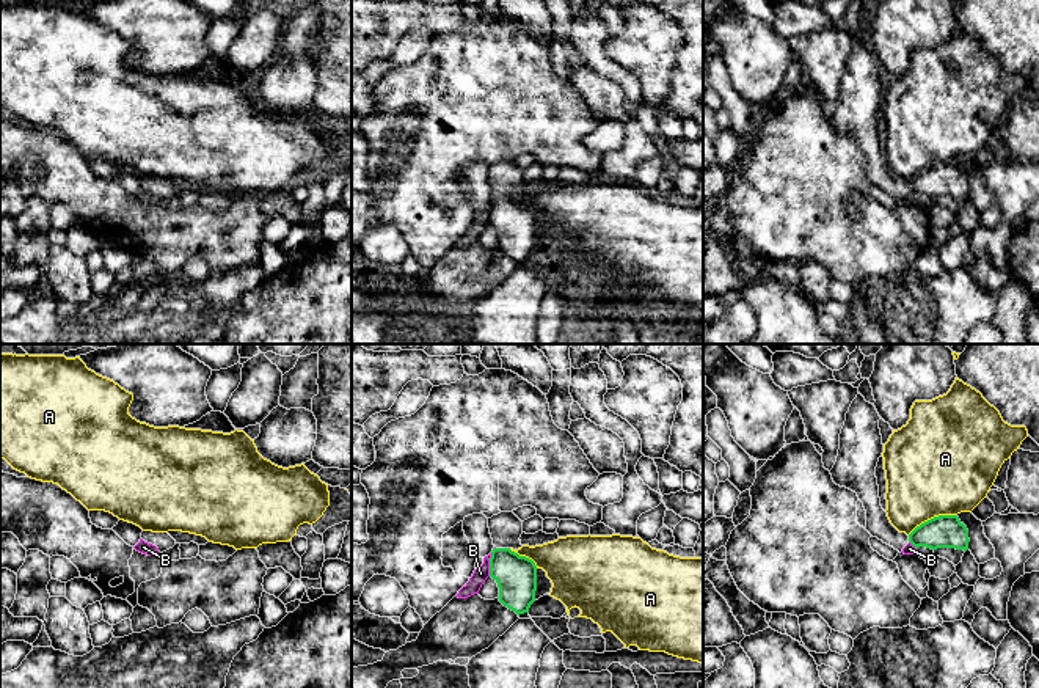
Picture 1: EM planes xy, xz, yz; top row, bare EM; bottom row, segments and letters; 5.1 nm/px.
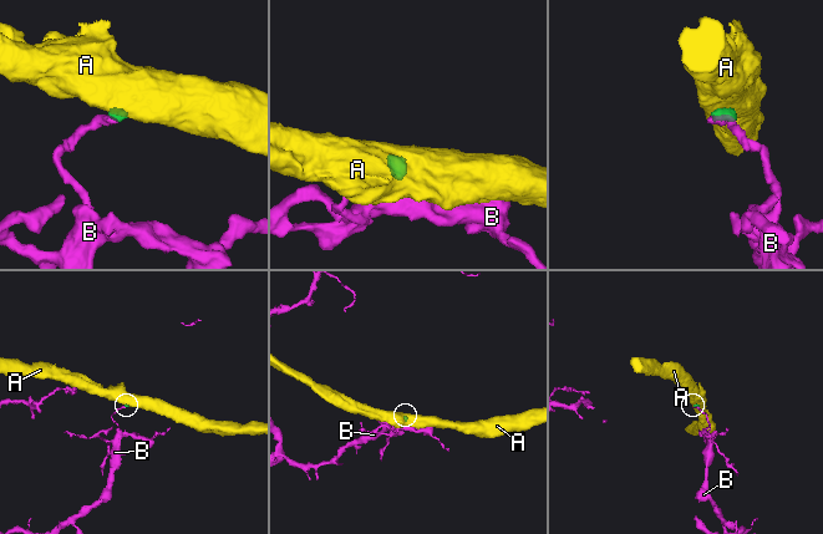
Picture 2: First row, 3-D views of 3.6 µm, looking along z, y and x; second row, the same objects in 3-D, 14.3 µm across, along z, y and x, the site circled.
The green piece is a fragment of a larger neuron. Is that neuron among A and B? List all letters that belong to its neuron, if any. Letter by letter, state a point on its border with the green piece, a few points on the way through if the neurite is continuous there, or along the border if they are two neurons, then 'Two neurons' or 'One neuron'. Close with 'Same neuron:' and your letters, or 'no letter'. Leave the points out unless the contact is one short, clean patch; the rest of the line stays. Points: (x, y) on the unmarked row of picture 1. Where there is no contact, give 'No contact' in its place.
A: Touches green at yz (931, 167). Boundary: yz (956, 162), (934, 164), (907, 182). Two neurons
B: Touches green at xz (490, 212). Boundary: xz (492, 201), (488, 223). Two neurons
Same neuron: no letter

